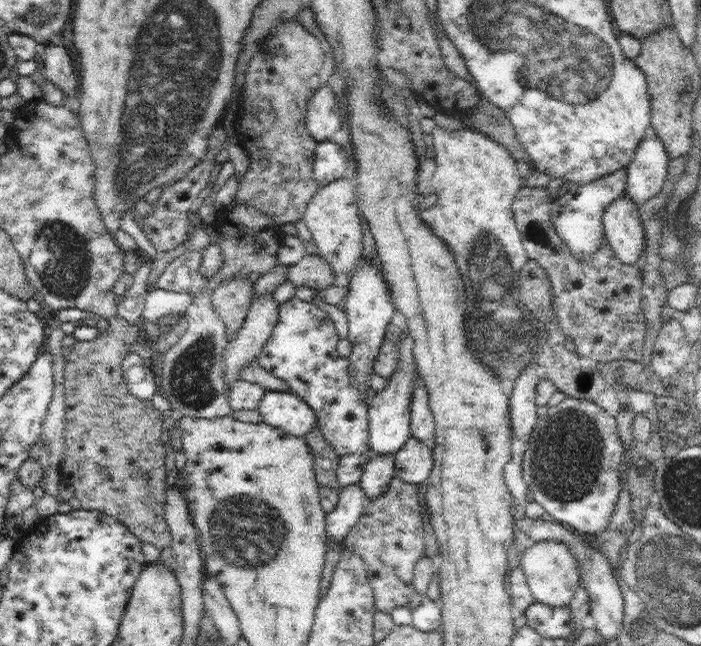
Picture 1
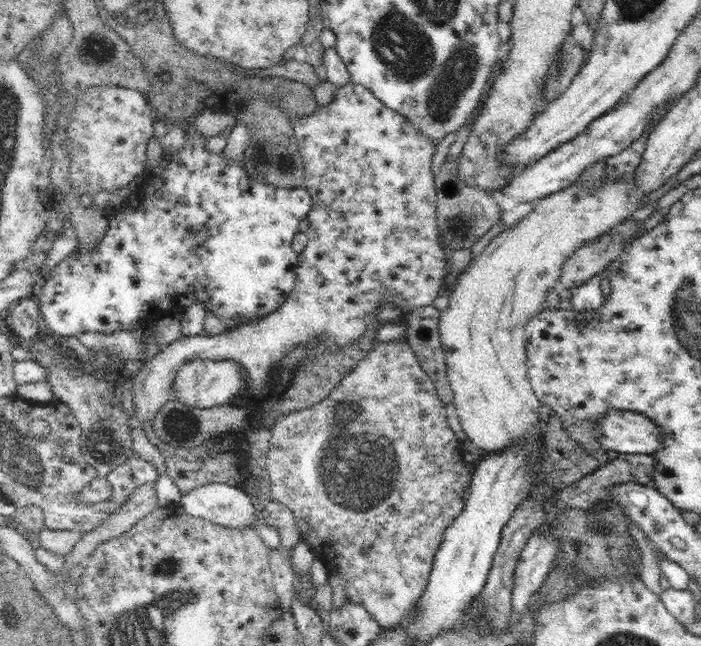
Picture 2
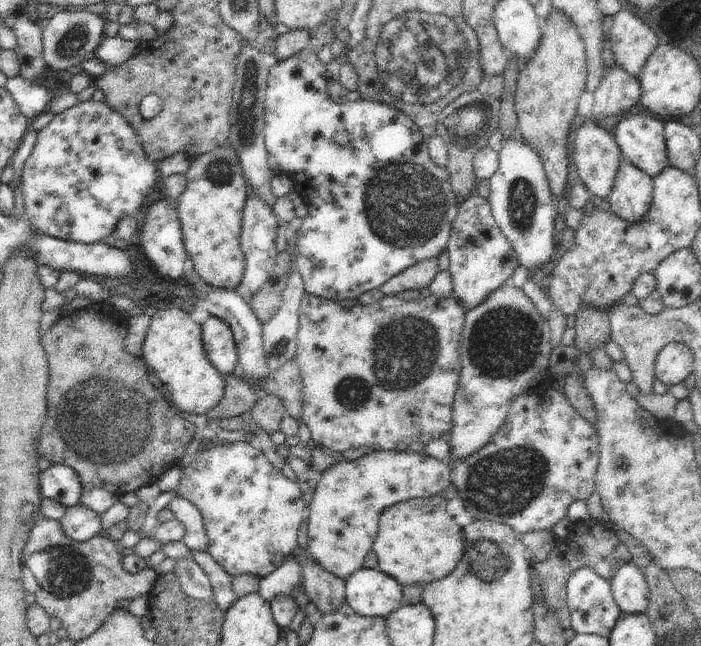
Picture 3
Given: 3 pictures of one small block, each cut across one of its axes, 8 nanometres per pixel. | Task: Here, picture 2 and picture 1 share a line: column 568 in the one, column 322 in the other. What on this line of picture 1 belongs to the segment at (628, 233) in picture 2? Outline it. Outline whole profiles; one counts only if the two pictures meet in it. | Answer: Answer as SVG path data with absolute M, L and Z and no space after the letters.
M305 254L297 264L289 266L287 280L293 282L297 288L309 286L319 292L331 292L337 284L335 272L319 254Z

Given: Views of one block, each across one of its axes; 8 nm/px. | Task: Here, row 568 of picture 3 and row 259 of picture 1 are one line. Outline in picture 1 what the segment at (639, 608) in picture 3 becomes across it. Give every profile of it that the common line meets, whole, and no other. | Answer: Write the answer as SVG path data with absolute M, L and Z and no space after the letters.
M623 194L605 208L601 218L605 240L613 248L615 256L627 266L637 266L637 260L643 258L643 248L647 242L637 204Z

